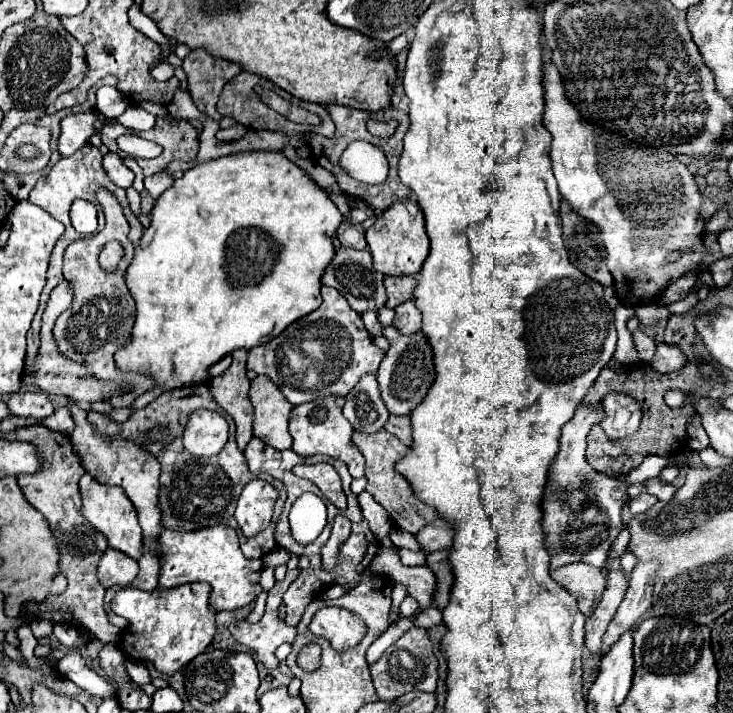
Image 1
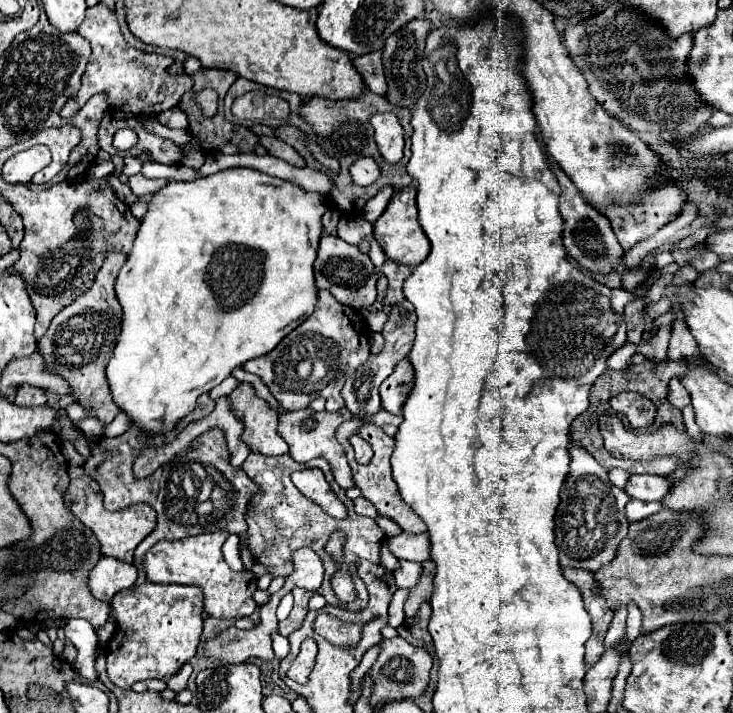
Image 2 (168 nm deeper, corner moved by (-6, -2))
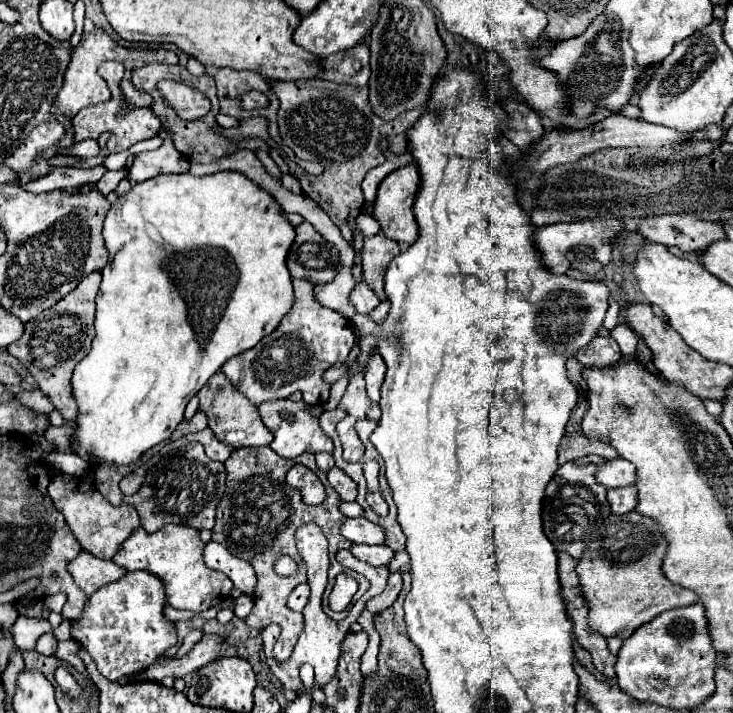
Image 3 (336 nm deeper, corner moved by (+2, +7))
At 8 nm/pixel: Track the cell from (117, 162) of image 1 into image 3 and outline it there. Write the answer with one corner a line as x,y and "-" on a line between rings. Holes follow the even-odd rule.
169,134
161,148
153,152
141,152
135,156
135,162
129,168
127,178
131,180
131,184
135,184
165,172
187,172
187,170
189,170
189,160
177,152
-
139,162
143,166
139,166

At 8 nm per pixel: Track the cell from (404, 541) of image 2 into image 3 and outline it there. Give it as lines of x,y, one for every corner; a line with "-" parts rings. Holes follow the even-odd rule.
347,518
341,526
341,534
357,544
385,544
387,532
375,522
369,522
367,518

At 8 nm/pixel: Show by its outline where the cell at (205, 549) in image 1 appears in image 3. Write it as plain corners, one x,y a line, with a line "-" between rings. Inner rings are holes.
167,524
153,534
137,528
137,532
133,532
131,538
121,544
113,560
127,570
149,570
151,574
159,576
165,582
169,606
179,610
205,612
223,602
223,588
229,582
229,576
219,570
211,570
205,564
203,548
205,542
199,538
199,530
191,526

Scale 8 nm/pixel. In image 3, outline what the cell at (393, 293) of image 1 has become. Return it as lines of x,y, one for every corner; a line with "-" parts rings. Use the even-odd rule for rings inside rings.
377,234
377,236
365,240
365,246
361,250
361,254
363,254
363,278
369,284
369,288
379,296
379,300
387,300
387,294
383,290
383,276
385,276
387,264
399,252
401,252
399,244
385,238
383,234

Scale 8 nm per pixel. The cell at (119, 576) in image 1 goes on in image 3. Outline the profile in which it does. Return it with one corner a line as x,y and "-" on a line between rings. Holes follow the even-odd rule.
81,550
79,556
75,560
71,560
69,572
71,572
75,584
85,594
91,596
101,586
119,580
127,570
119,568
119,564
115,564
113,560
99,560
95,556
91,556
87,550

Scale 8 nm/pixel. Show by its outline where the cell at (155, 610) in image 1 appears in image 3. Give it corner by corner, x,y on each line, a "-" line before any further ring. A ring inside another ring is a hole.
127,572
121,580
99,588
91,596
71,636
87,648
99,672
107,680
117,682
123,676
143,672
177,644
177,628
165,616
165,606
167,594
157,576
149,572

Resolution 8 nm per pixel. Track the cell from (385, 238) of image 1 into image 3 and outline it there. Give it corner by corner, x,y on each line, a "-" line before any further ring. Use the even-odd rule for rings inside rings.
409,164
405,168
399,168
399,170
391,172
379,184
377,198
375,198
375,204
373,204
373,216
379,222
381,232
389,240
395,240
395,242
399,242
403,246
409,246
409,244
413,244
417,240
417,222
415,222
415,216
413,216
413,200
415,200
417,188
419,188
417,166

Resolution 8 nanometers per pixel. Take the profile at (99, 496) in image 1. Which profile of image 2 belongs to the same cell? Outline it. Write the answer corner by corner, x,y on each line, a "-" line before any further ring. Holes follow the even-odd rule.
69,467
69,487
65,491
65,501
71,509
71,513
85,525
89,527
99,545
101,545
101,555
107,557
115,557
117,561
125,561
125,563
133,563
133,551
135,547
155,529
157,521
155,521
155,509
151,505
131,505
127,509
109,513
103,507
103,493
99,489
99,485
85,475
83,467

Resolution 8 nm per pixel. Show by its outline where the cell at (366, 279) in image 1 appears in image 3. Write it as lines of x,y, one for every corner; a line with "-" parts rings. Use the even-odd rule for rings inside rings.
309,222
297,228
297,238
289,250
287,266
293,278
305,278
311,284
327,284
335,278
339,250
327,242

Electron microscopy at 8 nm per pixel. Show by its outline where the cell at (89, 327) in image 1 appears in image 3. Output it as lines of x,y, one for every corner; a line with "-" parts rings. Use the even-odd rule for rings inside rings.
93,272
81,280
81,284
61,298
53,308
41,312
35,320
25,324
25,334
19,342
11,344
9,354
17,356
21,364
33,374
39,388
53,400
53,406
63,414
67,422
75,422
79,416
79,406
75,406
75,398
71,396
71,376
75,364
83,360
83,356
91,350
89,334
95,332
95,296
99,292
101,272

